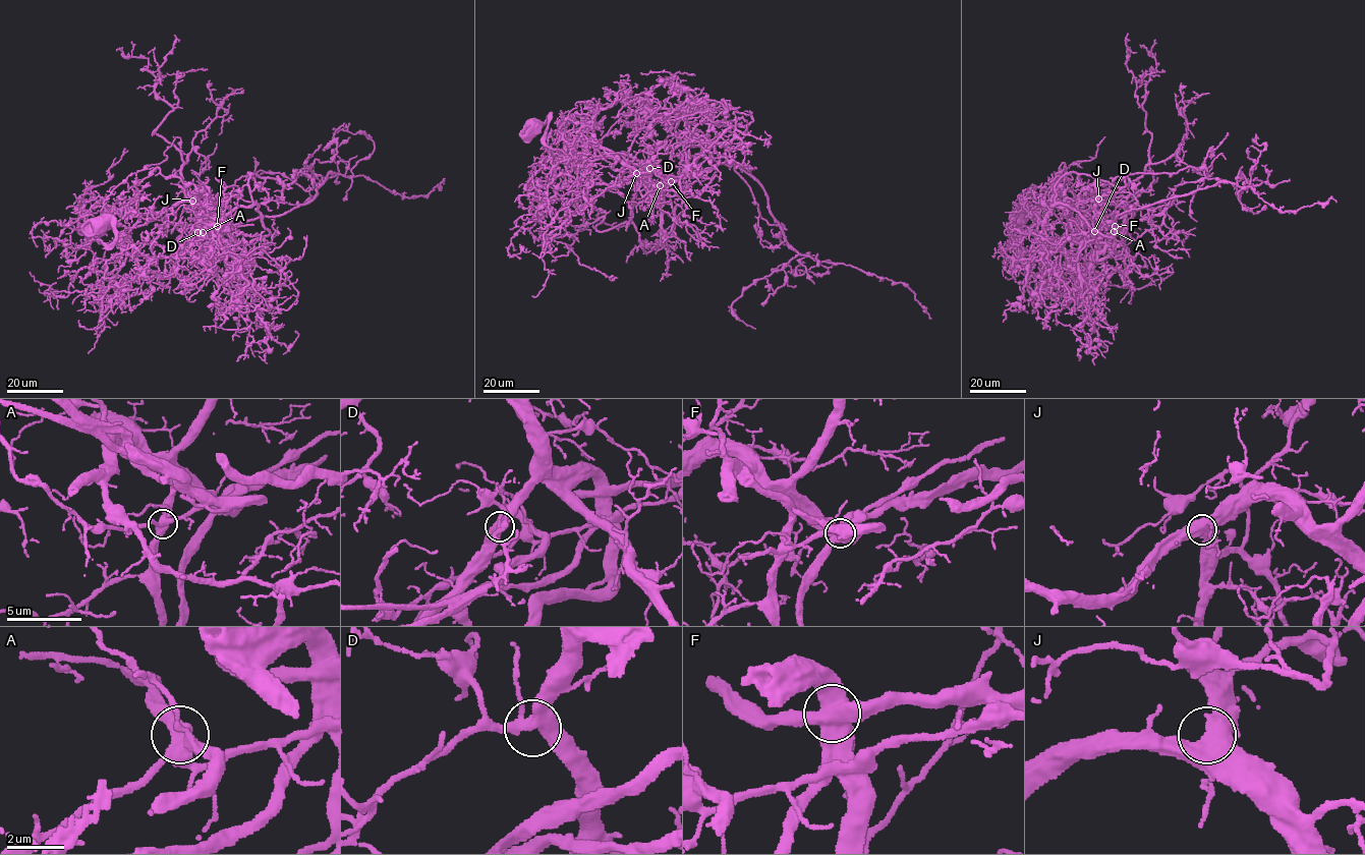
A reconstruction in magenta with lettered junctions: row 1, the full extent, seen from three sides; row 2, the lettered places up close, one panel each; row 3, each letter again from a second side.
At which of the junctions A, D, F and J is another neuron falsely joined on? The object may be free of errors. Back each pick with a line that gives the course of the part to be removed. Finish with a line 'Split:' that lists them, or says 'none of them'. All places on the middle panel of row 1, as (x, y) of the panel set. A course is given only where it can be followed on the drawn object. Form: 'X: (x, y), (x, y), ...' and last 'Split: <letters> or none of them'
F: (671, 181), (731, 162), (763, 189), (770, 213), (790, 246), (818, 261), (849, 265), (902, 282), (931, 318)
Split: F

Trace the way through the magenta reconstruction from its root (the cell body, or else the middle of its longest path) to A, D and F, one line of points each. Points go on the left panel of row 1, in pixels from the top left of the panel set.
A: (99, 223), (111, 223), (115, 235), (109, 244), (100, 240), (187, 247), (204, 239), (203, 232)
D: (99, 223), (113, 227), (106, 244), (100, 240), (191, 247), (210, 241), (216, 225), (197, 232)
F: (99, 223), (109, 221), (115, 235), (109, 244), (100, 243), (177, 247), (210, 241), (217, 226)

